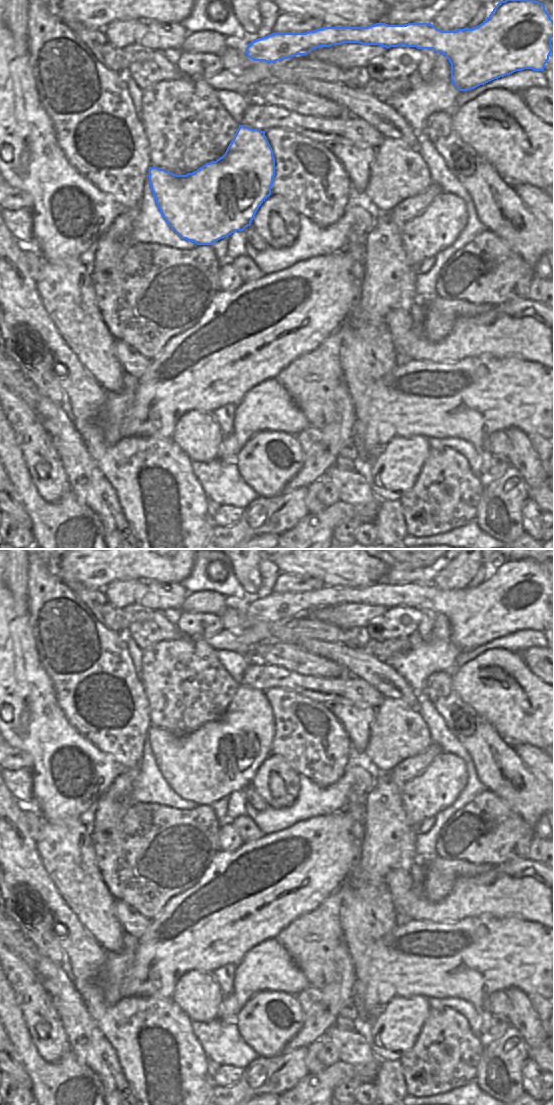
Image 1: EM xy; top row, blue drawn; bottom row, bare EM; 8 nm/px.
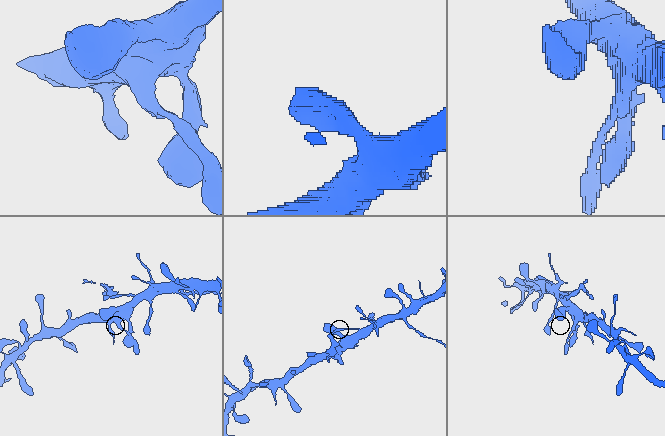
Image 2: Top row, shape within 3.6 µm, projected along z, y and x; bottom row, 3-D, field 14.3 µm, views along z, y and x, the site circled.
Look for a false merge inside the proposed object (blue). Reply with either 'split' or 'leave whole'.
split

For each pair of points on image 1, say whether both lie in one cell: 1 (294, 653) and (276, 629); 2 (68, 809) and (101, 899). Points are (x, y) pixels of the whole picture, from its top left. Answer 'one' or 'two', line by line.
1: two
2: two

